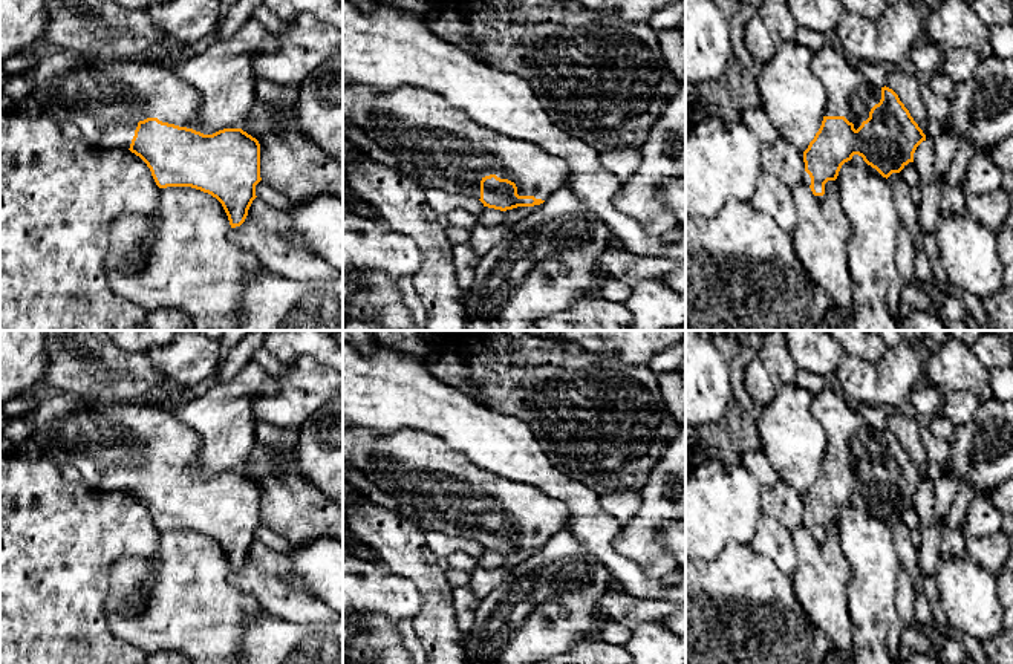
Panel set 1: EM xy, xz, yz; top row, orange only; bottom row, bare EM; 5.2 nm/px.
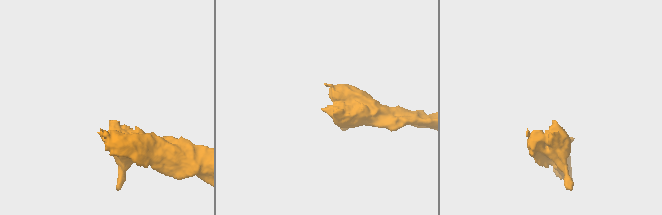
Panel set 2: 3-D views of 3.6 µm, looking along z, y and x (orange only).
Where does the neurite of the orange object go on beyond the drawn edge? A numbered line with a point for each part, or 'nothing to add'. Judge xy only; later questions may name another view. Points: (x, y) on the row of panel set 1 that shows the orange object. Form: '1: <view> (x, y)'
1: xy (106, 98)

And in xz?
1: xz (453, 152)

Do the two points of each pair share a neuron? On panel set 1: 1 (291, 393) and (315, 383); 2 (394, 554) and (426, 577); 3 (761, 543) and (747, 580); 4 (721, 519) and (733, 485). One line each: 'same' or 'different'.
1: same
2: same
3: different
4: same

